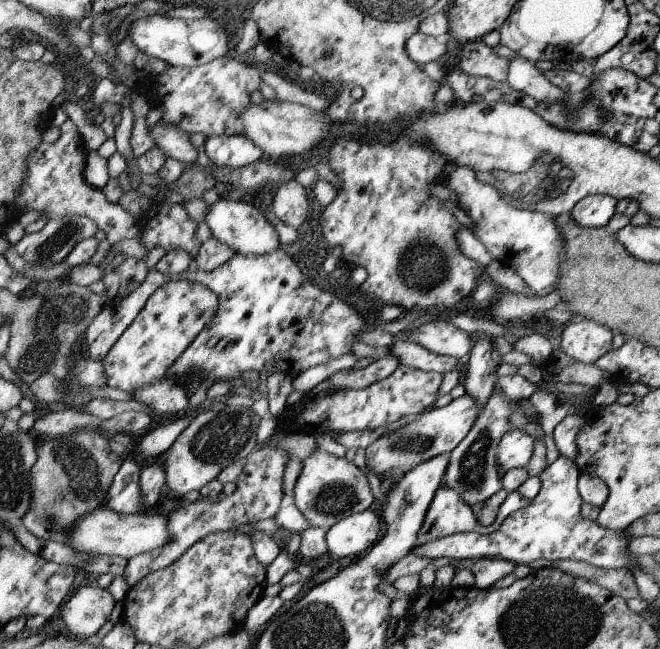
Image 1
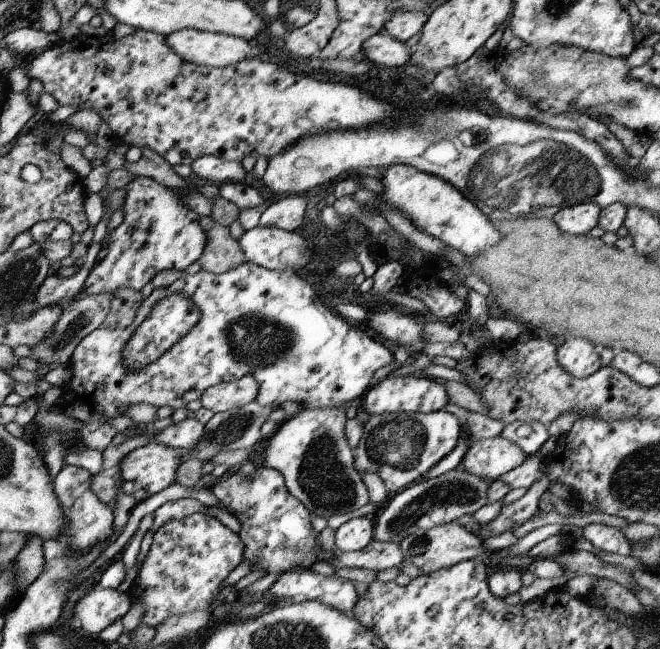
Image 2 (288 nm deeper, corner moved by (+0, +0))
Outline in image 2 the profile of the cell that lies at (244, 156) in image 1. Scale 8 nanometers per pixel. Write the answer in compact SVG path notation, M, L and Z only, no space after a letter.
M199 156L193 164L191 164L191 172L201 178L217 184L227 184L227 182L243 182L245 178L245 170L241 166L241 162L237 160L223 160L217 156Z

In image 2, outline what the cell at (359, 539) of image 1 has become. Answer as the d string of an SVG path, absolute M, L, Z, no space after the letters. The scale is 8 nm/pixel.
M351 518L333 532L335 548L339 552L359 552L373 538L375 524L369 518Z

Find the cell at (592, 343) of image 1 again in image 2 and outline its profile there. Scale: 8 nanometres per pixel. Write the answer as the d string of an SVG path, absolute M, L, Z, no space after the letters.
M565 340L563 346L557 348L557 364L575 378L587 378L595 374L601 368L599 350L593 350L593 346L587 340Z

